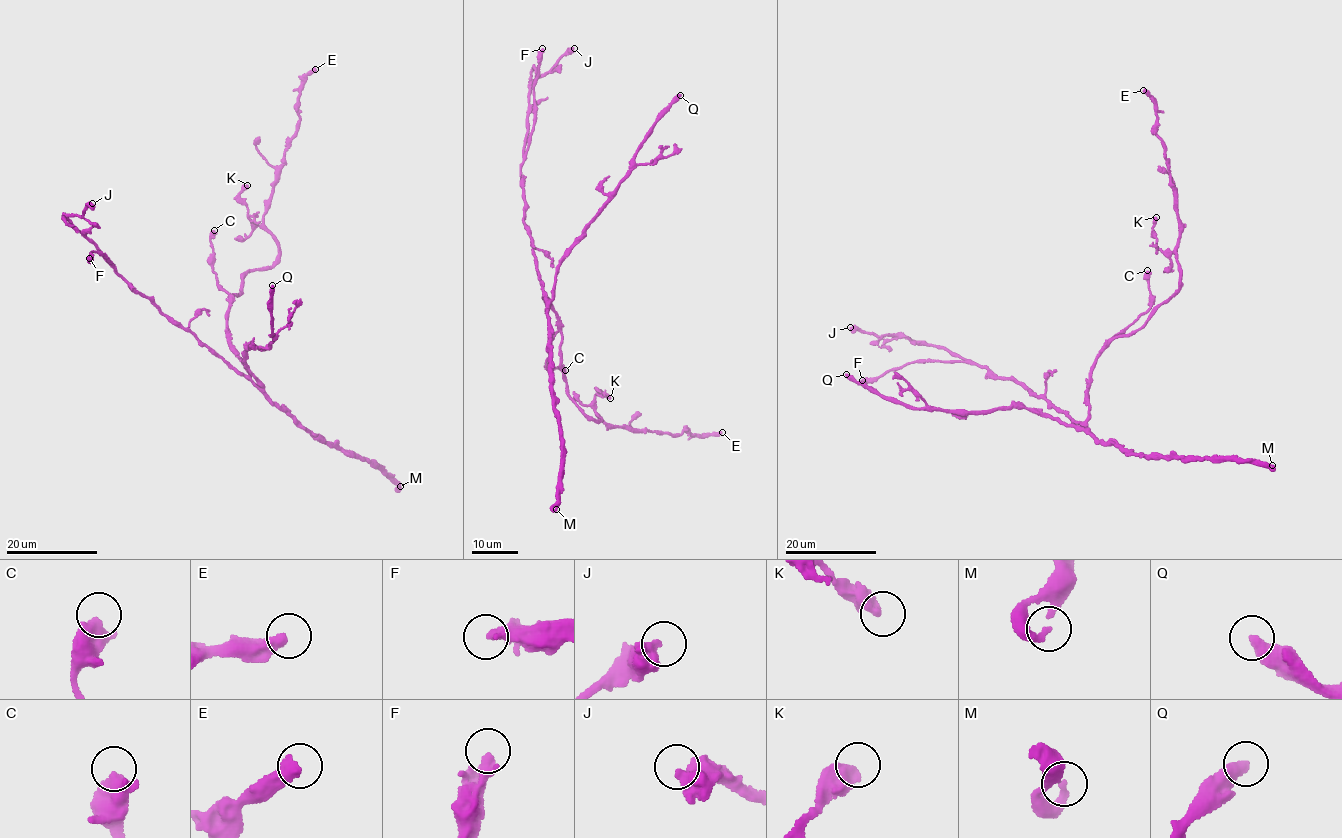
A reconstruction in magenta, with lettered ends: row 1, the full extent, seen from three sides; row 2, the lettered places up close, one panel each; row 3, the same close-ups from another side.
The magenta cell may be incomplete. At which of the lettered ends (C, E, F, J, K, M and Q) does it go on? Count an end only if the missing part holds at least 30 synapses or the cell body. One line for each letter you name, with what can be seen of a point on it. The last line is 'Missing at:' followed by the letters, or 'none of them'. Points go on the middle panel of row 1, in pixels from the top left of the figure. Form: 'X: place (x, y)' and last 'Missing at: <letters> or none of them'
Q: place (680, 95)
Missing at: Q

